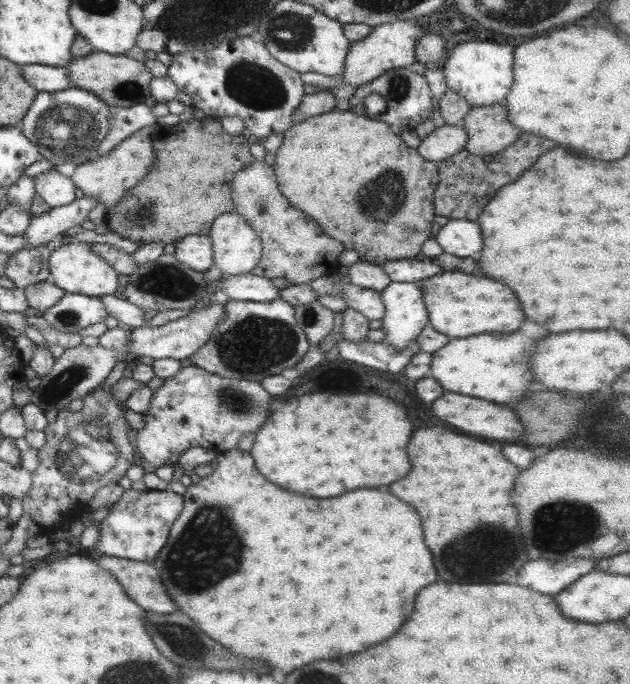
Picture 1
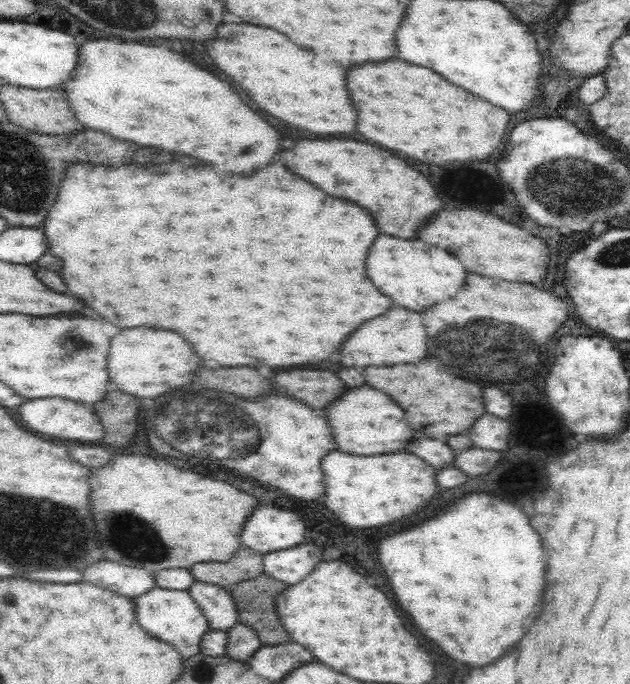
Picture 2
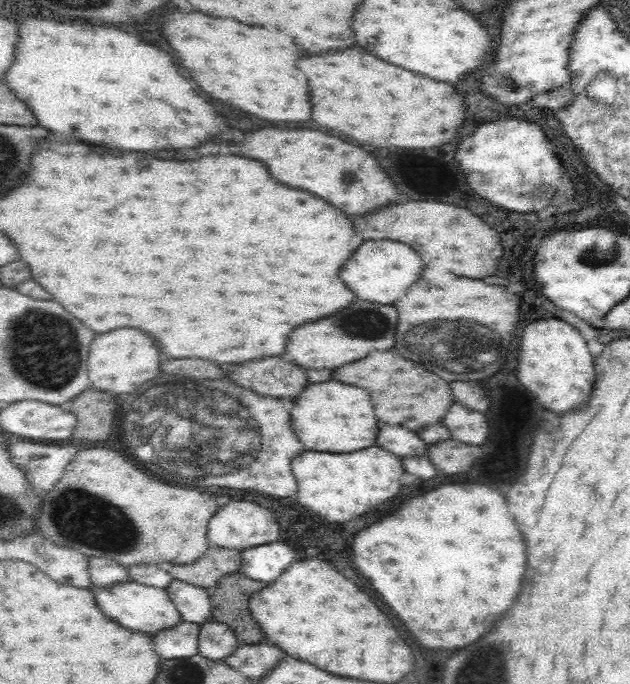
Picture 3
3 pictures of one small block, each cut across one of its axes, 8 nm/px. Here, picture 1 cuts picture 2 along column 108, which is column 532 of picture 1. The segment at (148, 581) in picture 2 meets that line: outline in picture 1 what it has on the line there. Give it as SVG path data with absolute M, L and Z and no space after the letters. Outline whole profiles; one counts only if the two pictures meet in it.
M569 557L557 562L533 560L519 568L517 584L525 588L531 586L531 590L539 594L554 596L591 571L595 562L595 559L581 557Z

